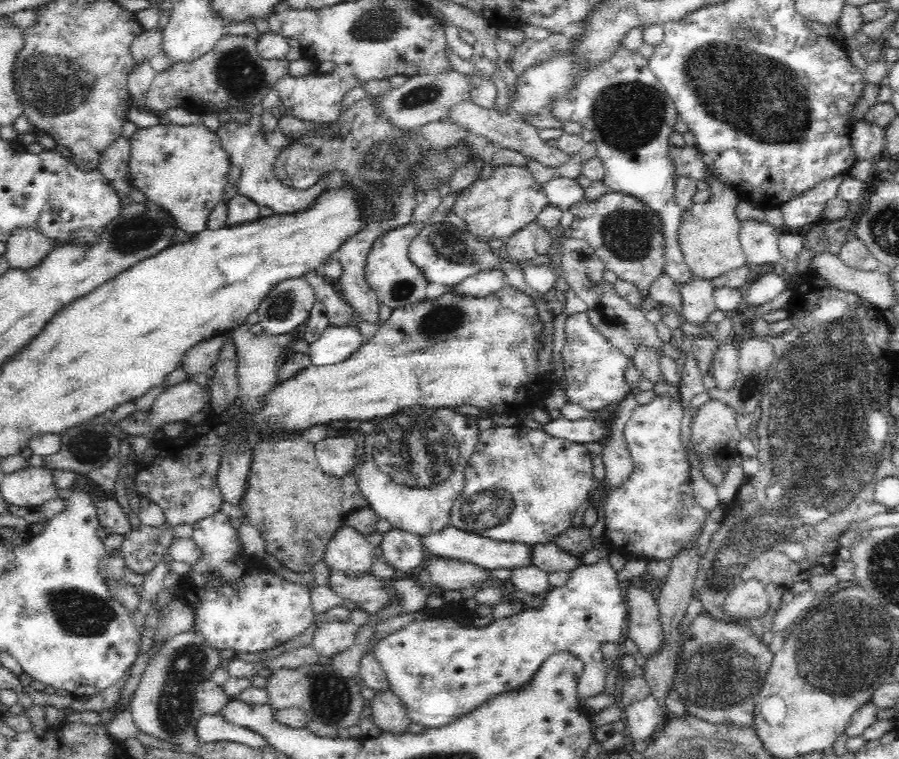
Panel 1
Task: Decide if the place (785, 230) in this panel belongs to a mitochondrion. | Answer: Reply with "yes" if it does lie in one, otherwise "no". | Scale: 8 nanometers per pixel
no

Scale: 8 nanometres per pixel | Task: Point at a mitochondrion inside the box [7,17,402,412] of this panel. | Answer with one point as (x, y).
(49, 86)

